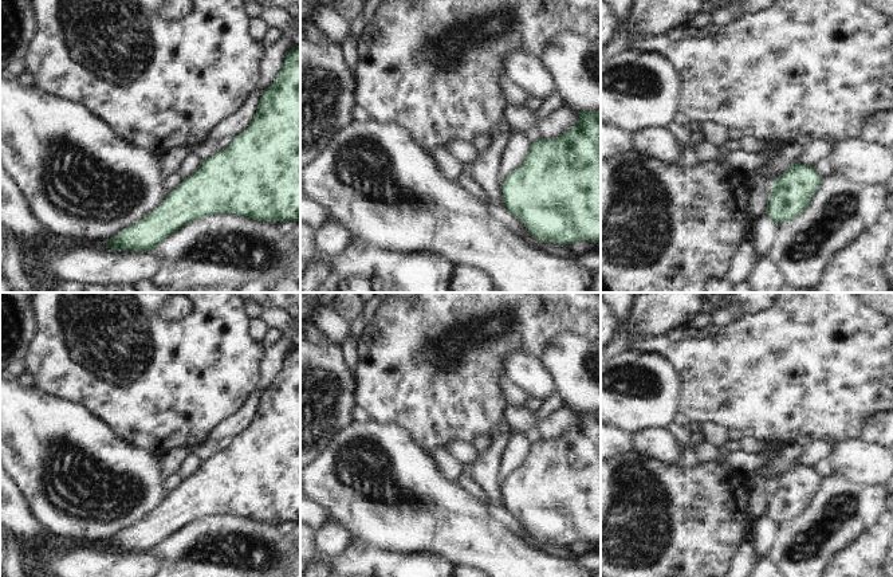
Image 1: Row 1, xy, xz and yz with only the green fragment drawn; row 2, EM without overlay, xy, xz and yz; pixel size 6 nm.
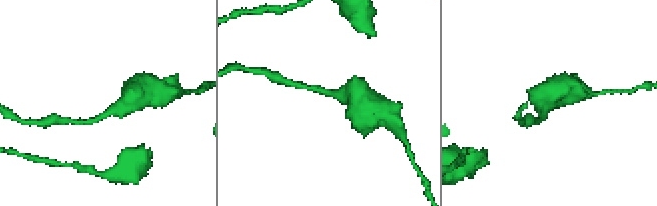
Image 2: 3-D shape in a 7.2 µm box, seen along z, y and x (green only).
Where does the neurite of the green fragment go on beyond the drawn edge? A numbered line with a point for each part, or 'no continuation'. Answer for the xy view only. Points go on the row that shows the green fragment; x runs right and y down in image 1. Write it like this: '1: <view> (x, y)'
no continuation

